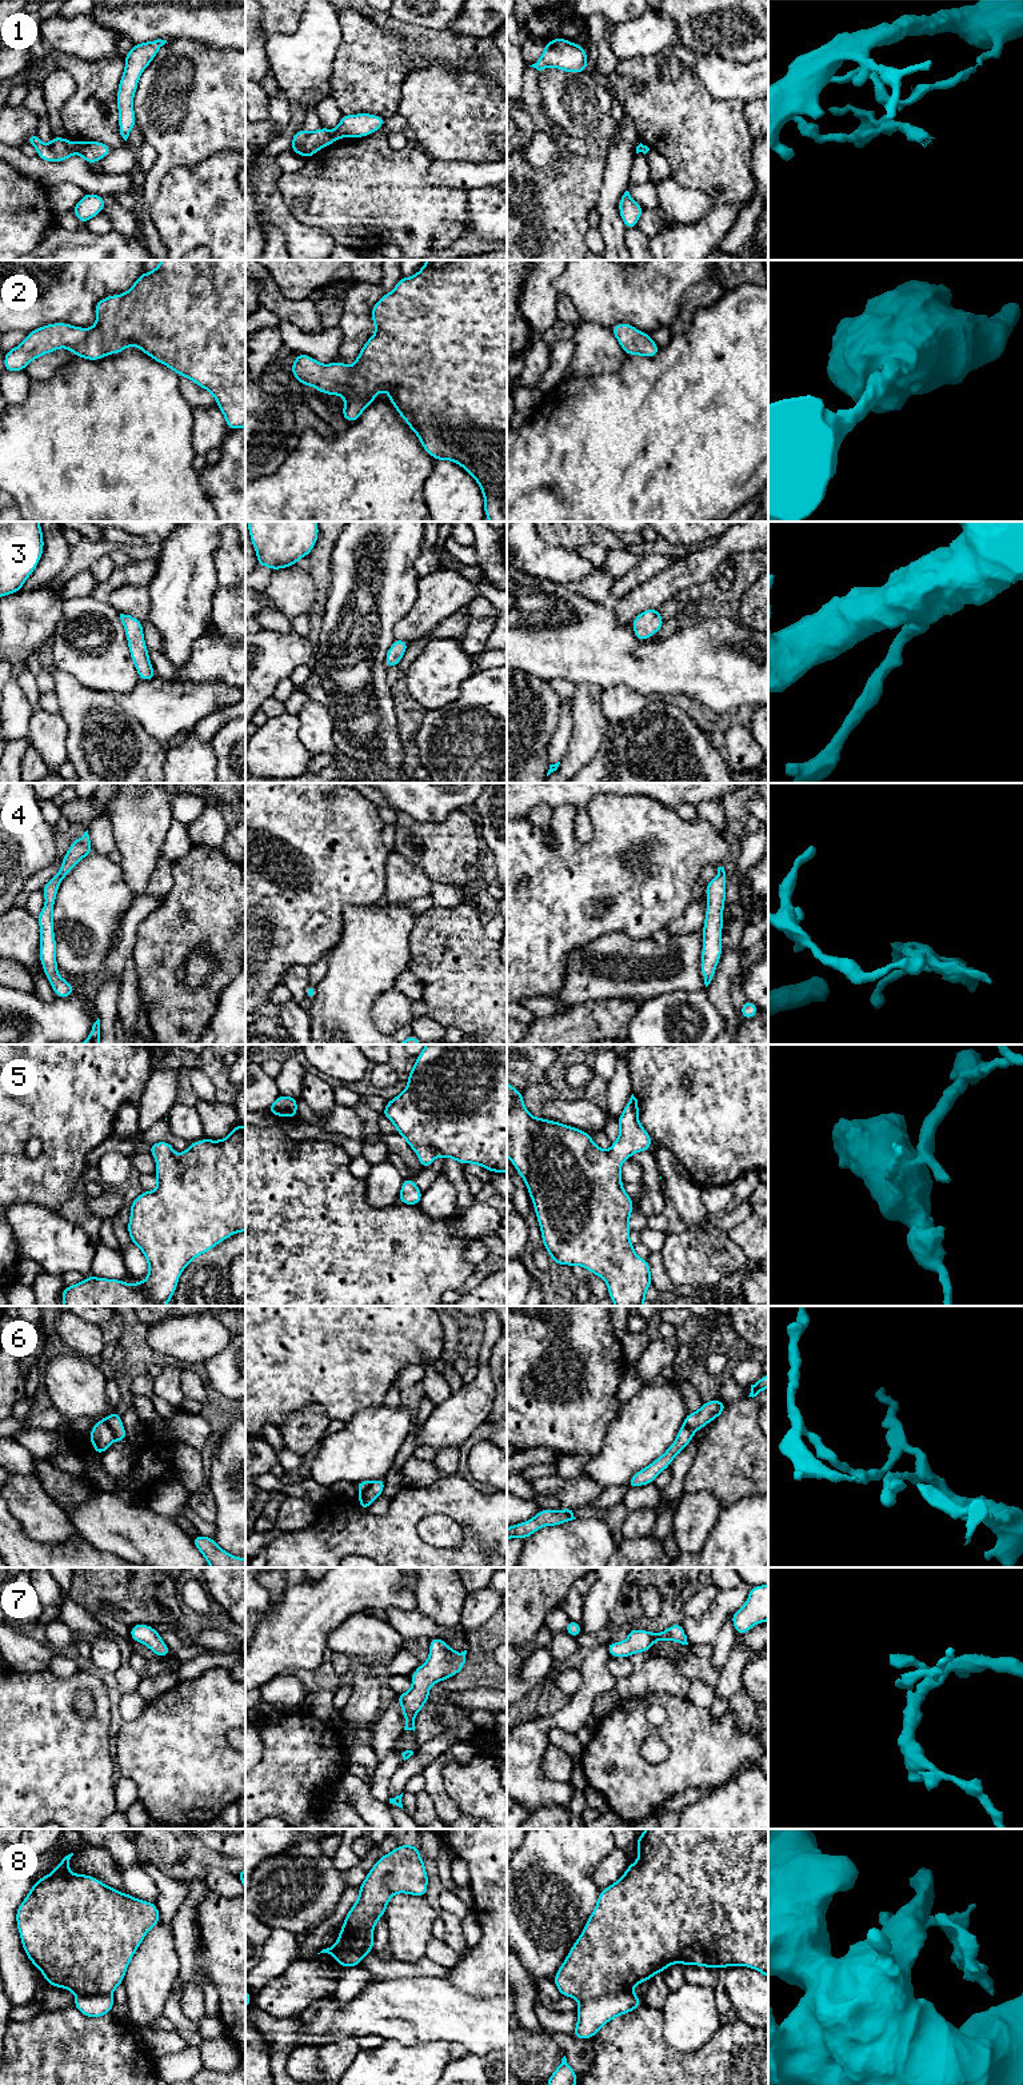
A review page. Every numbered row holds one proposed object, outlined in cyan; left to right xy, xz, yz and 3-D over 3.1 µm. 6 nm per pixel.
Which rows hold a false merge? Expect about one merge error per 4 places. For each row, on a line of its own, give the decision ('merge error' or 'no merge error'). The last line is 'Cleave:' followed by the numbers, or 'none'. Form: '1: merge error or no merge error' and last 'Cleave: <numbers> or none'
1: merge error
2: no merge error
3: no merge error
4: no merge error
5: no merge error
6: merge error
7: no merge error
8: no merge error
Cleave: 1, 6

